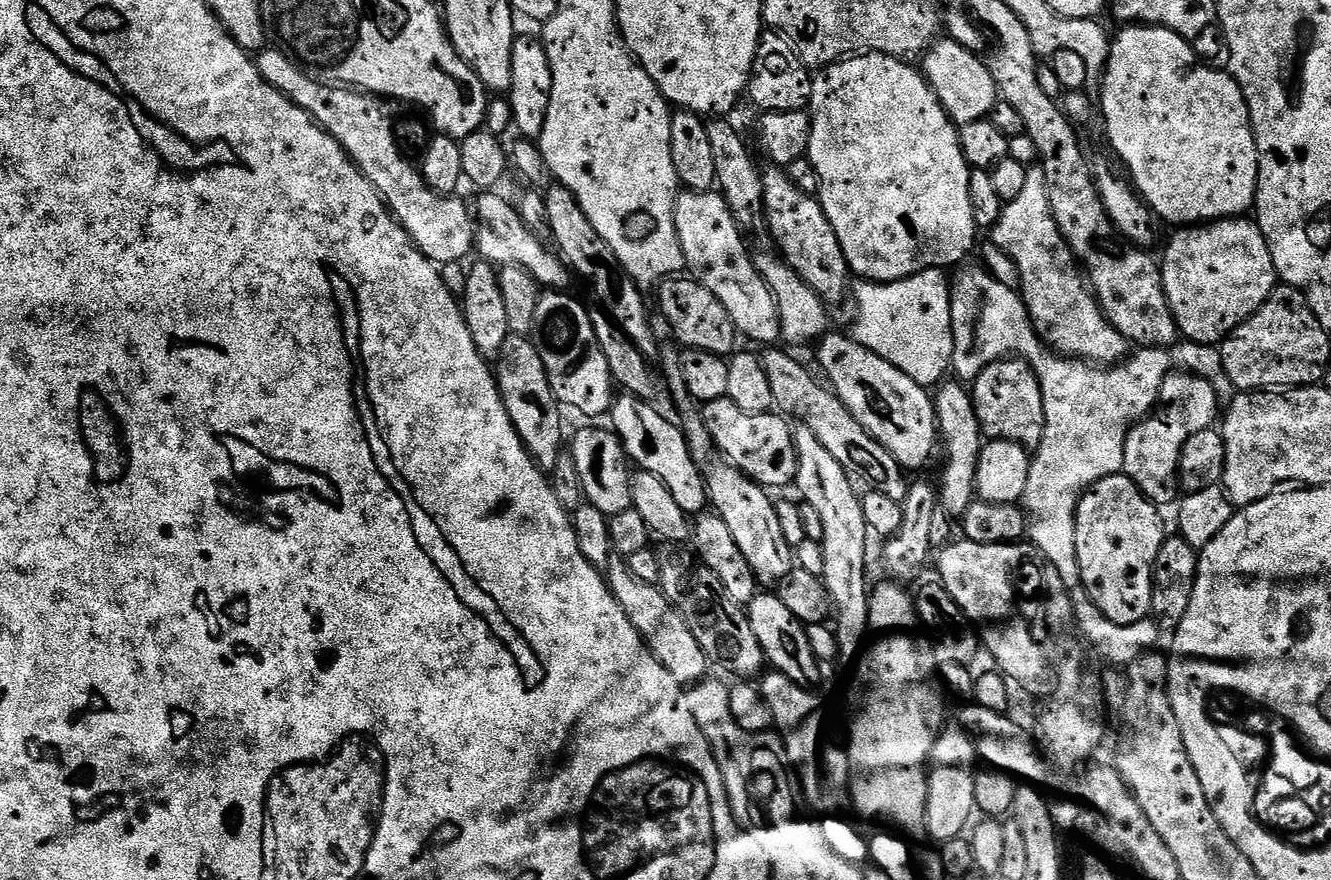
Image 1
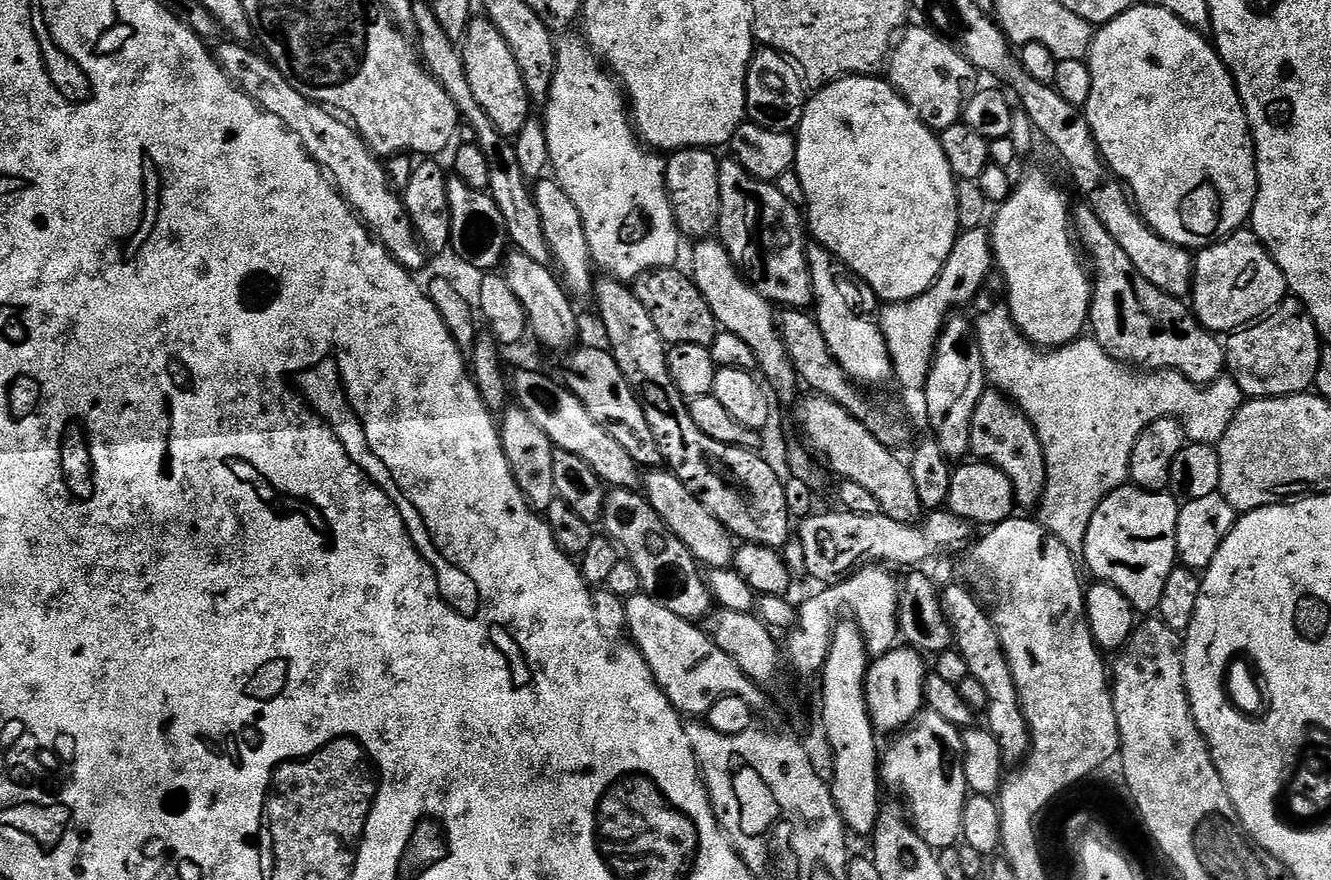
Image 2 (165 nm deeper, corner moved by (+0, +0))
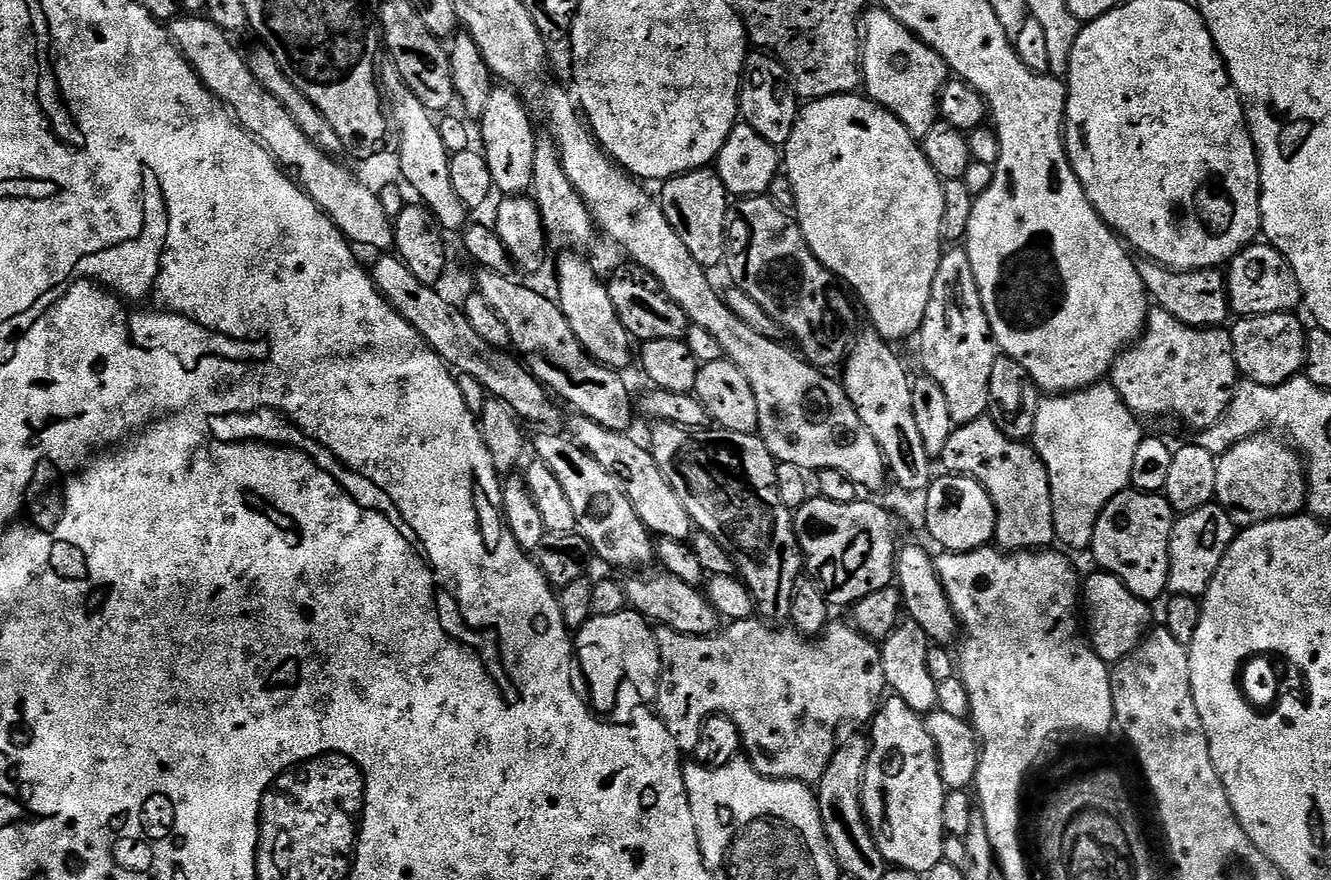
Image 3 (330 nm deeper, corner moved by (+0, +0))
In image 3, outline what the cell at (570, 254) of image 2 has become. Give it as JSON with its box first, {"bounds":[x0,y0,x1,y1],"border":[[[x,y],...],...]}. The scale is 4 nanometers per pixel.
{"bounds":[556,250,634,370],"border":[[[564,250],[561,253],[560,261],[556,264],[556,288],[560,291],[558,303],[566,322],[570,322],[570,330],[574,330],[578,342],[593,360],[608,368],[624,370],[631,360],[633,363],[634,348],[632,352],[628,331],[614,310],[614,302],[610,302],[607,283],[602,276],[600,280],[584,254],[576,250]]]}

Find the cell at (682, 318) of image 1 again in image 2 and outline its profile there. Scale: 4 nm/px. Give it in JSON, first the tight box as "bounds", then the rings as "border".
{"bounds":[634,267,718,346],"border":[[[679,267],[652,268],[637,276],[634,291],[638,302],[646,306],[658,334],[662,334],[664,343],[671,346],[690,342],[694,346],[711,346],[718,331],[718,325],[706,298],[698,290],[687,271],[679,272]]]}

